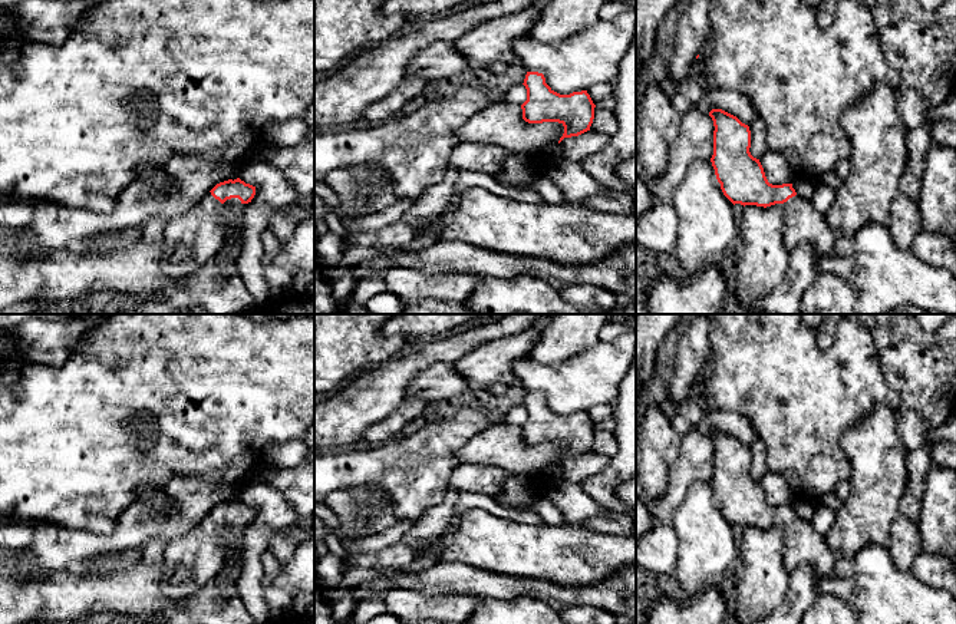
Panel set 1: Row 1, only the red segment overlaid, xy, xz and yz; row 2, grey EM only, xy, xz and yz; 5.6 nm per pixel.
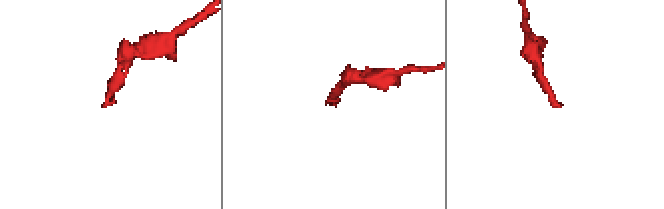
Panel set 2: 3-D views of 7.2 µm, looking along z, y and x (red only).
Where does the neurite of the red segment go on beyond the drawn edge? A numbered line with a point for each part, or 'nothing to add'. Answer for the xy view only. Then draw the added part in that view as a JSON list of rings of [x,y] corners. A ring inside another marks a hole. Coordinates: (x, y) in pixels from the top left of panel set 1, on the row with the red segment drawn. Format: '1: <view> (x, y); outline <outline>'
1: xy (204, 228); outline [[[211,192],[202,197],[184,217],[177,217],[165,230],[165,252],[161,271],[168,277],[185,277],[205,265],[222,247],[234,228],[235,218],[231,218],[222,208],[234,207],[244,209],[238,198],[221,204]],[[178,244],[188,245],[192,251],[187,261],[171,263],[169,255]]]

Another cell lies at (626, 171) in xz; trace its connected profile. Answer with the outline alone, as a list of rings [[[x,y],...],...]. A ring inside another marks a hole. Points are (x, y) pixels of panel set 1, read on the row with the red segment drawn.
[[[636,153],[633,156],[630,156],[627,161],[617,165],[616,174],[623,181],[626,181],[629,186],[636,188]]]

